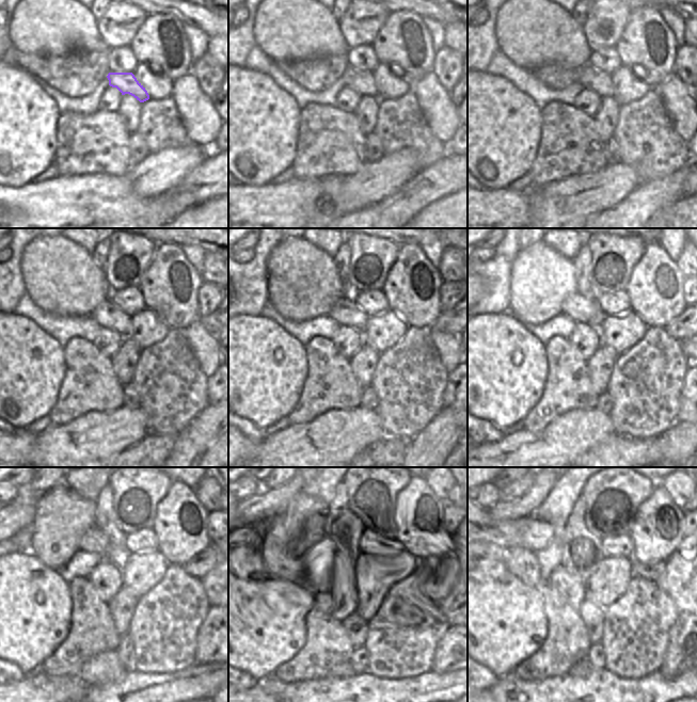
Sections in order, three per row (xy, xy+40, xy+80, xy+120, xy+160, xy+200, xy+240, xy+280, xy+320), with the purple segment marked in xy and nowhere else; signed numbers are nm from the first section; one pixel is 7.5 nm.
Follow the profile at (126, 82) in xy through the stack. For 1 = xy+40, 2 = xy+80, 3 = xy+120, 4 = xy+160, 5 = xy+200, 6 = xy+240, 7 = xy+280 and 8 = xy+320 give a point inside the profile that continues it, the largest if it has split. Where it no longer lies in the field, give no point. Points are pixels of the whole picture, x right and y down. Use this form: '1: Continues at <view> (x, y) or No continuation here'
1: Continues at xy+40 (362, 81)
2: Continues at xy+80 (598, 81)
3: Continues at xy+120 (108, 315)
4: Continues at xy+160 (345, 312)
5: Continues at xy+200 (581, 309)
6: Continues at xy+240 (93, 541)
7: Continues at xy+280 (321, 536)
8: Continues at xy+320 (528, 532).

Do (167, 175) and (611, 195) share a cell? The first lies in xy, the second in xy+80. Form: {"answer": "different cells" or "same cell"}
{"answer": "same cell"}

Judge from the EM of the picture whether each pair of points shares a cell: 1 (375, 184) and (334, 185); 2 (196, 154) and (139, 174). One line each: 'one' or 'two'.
1: one
2: one

